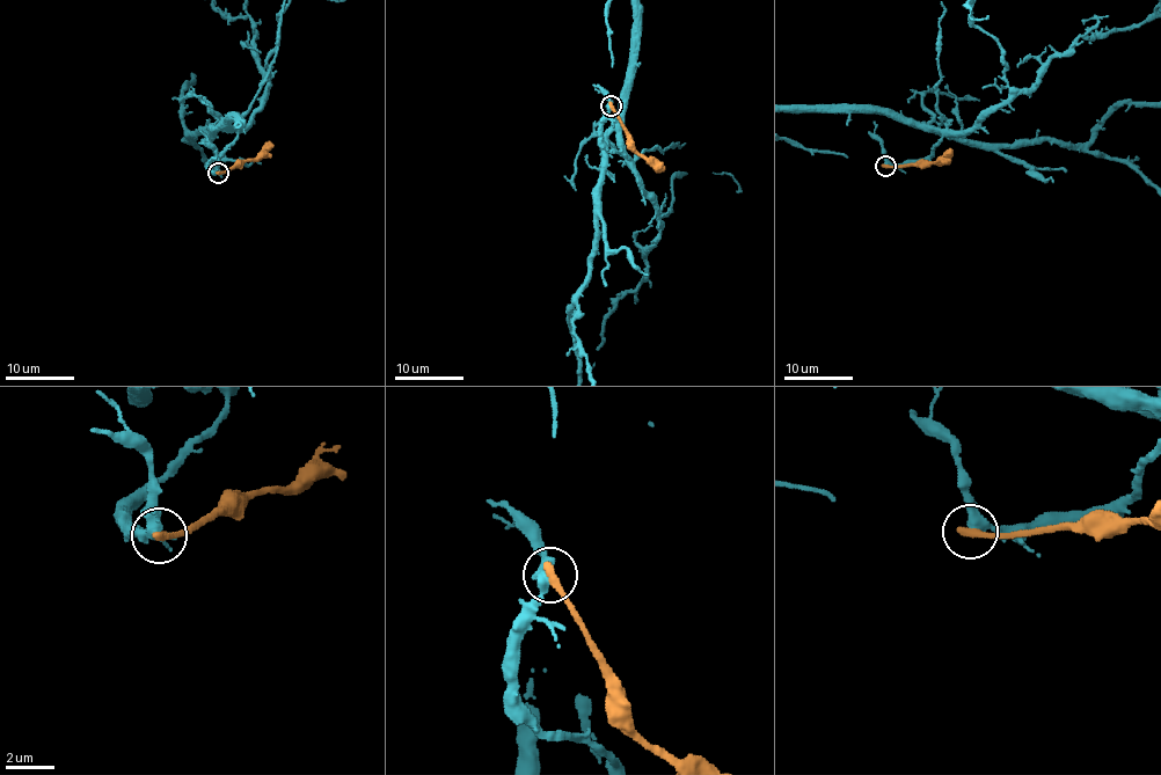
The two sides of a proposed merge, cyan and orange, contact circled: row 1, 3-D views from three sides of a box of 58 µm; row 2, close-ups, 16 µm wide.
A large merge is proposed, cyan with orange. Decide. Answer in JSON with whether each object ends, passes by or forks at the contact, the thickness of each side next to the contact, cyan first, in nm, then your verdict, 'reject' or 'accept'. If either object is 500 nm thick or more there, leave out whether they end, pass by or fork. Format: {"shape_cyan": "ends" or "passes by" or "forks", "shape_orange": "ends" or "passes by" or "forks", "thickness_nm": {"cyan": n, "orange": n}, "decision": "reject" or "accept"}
{"shape_cyan": "passes by", "shape_orange": "ends", "thickness_nm": {"cyan": 400, "orange": 400}, "decision": "reject"}

